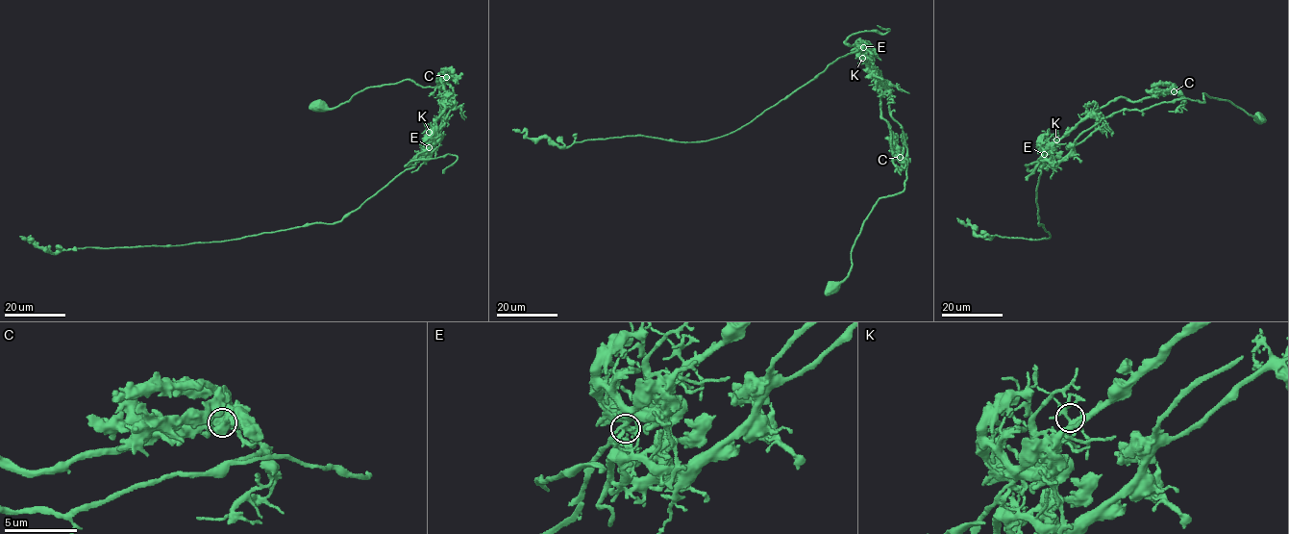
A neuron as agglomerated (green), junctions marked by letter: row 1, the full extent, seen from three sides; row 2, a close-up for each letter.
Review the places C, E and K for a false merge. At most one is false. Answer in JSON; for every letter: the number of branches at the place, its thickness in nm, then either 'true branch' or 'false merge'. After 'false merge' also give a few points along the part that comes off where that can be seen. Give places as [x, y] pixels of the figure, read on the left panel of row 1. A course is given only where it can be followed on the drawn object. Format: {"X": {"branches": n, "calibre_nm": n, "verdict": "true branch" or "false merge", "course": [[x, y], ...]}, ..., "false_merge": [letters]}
{"C": {"branches": 4, "calibre_nm": 550, "verdict": "true branch"}, "E": {"branches": 6, "calibre_nm": 360, "verdict": "false merge", "course": [[429, 147], [427, 137], [443, 112], [440, 102], [444, 89], [439, 79], [447, 71], [457, 76], [455, 83]]}, "K": {"branches": 6, "calibre_nm": 320, "verdict": "true branch"}, "false_merge": ["E"]}

